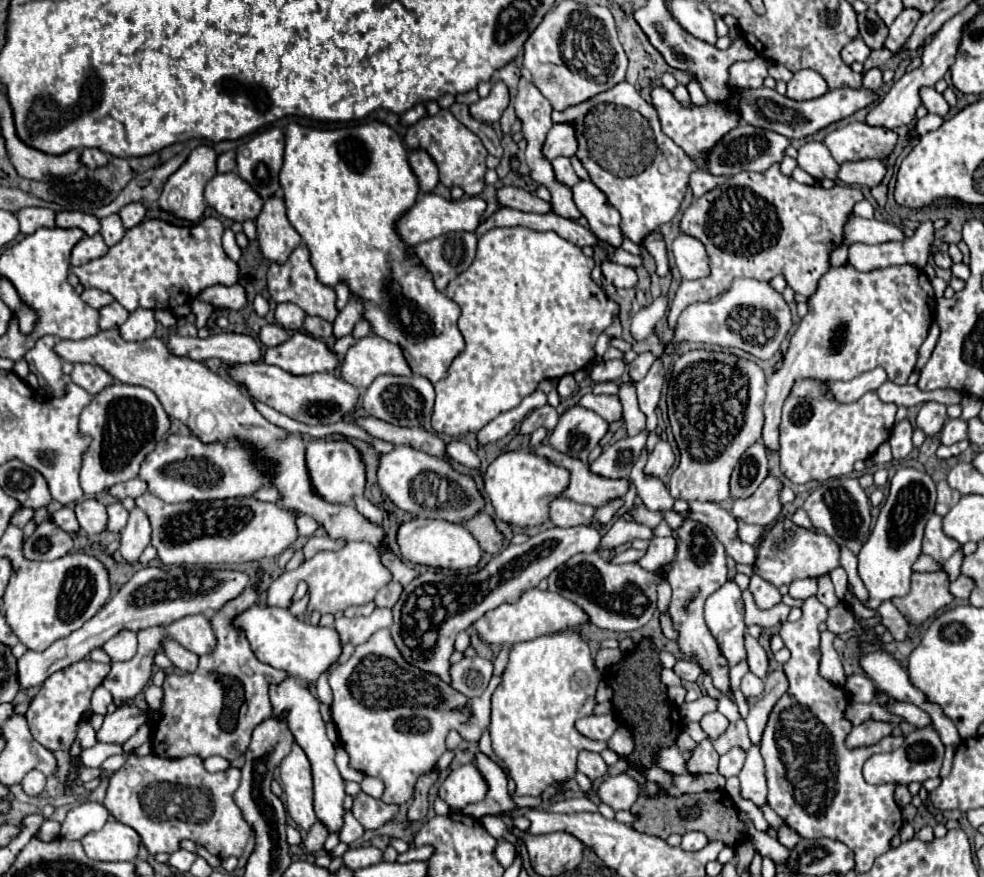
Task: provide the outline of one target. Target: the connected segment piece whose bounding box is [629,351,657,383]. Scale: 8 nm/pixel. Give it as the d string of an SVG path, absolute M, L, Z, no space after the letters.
M645 351L645 353L637 355L637 359L635 359L635 361L631 361L631 365L629 365L631 381L633 381L633 383L641 381L641 379L647 375L647 371L649 371L649 367L653 365L653 361L655 361L655 359L657 359L657 357L655 357L651 351Z

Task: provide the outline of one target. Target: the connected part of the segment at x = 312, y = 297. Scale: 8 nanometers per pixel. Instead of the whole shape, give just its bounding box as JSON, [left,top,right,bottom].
[267,245,339,321]

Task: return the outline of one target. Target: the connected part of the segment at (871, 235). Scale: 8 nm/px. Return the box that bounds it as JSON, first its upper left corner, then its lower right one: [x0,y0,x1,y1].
[845,215,907,245]

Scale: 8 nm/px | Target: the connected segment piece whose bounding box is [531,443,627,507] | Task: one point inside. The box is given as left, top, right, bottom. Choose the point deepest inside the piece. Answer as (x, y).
(584, 487)

